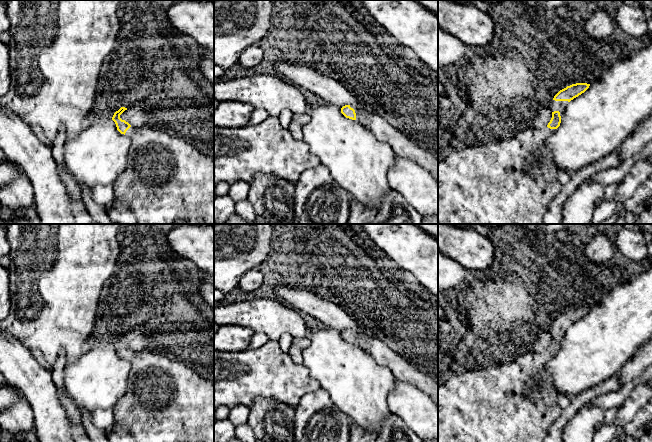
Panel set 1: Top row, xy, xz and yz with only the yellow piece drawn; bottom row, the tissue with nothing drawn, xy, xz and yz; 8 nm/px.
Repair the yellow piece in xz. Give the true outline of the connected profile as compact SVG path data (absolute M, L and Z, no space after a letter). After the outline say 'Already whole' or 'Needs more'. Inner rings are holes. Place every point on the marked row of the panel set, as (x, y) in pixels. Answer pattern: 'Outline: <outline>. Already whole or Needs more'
Outline: M347 89L358 101L357 106L345 105L341 108L341 113L349 119L356 120L364 126L368 126L369 119L368 115L377 112L374 105L367 99L357 95L354 91Z. Needs more

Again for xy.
Outline: M121 107L112 117L117 130L131 139L127 167L113 183L114 199L130 207L137 224L185 224L194 215L201 215L205 224L214 224L214 158L200 153L186 140L166 131L149 125L131 126L120 118L125 110L127 108Z. Needs more

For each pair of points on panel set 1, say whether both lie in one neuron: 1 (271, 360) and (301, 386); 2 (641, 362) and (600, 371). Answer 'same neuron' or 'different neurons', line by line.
1: same neuron
2: different neurons

